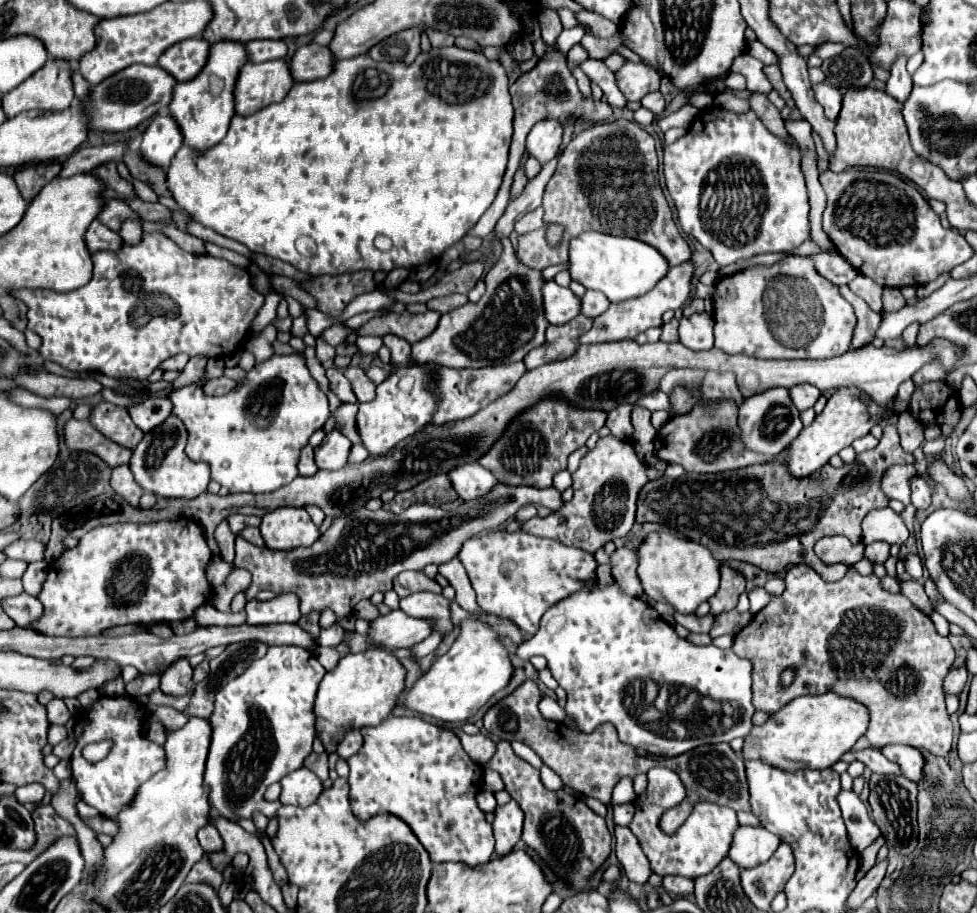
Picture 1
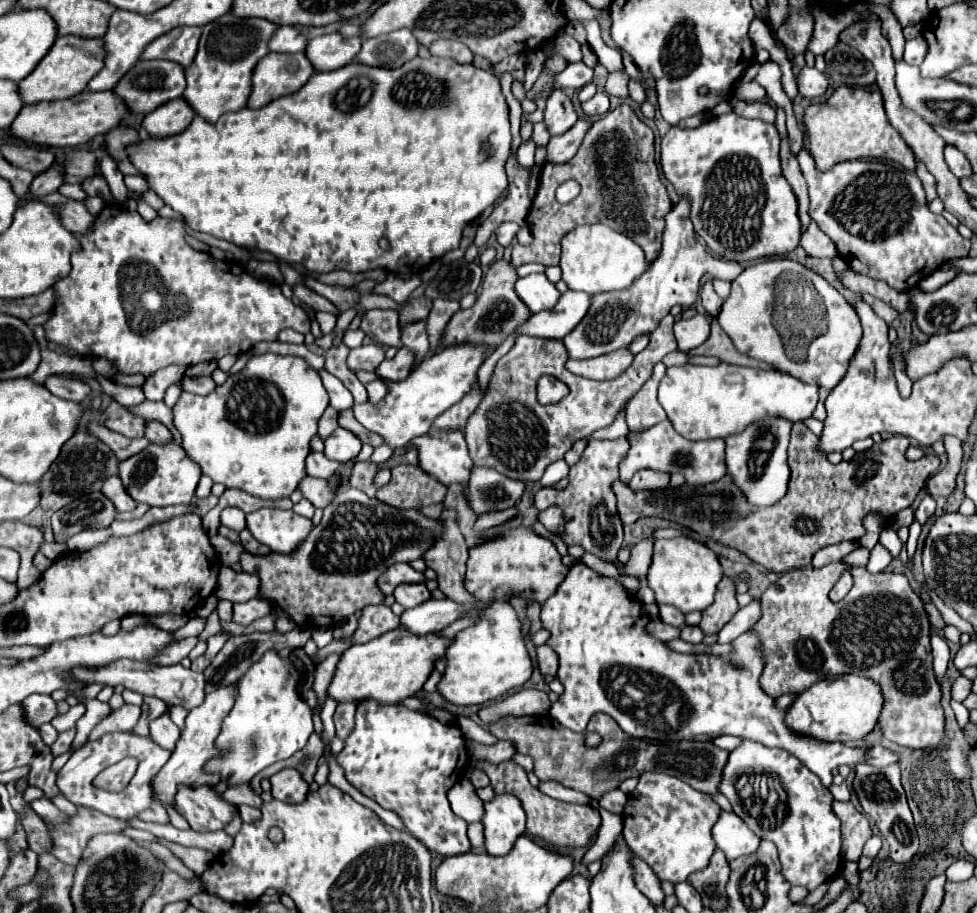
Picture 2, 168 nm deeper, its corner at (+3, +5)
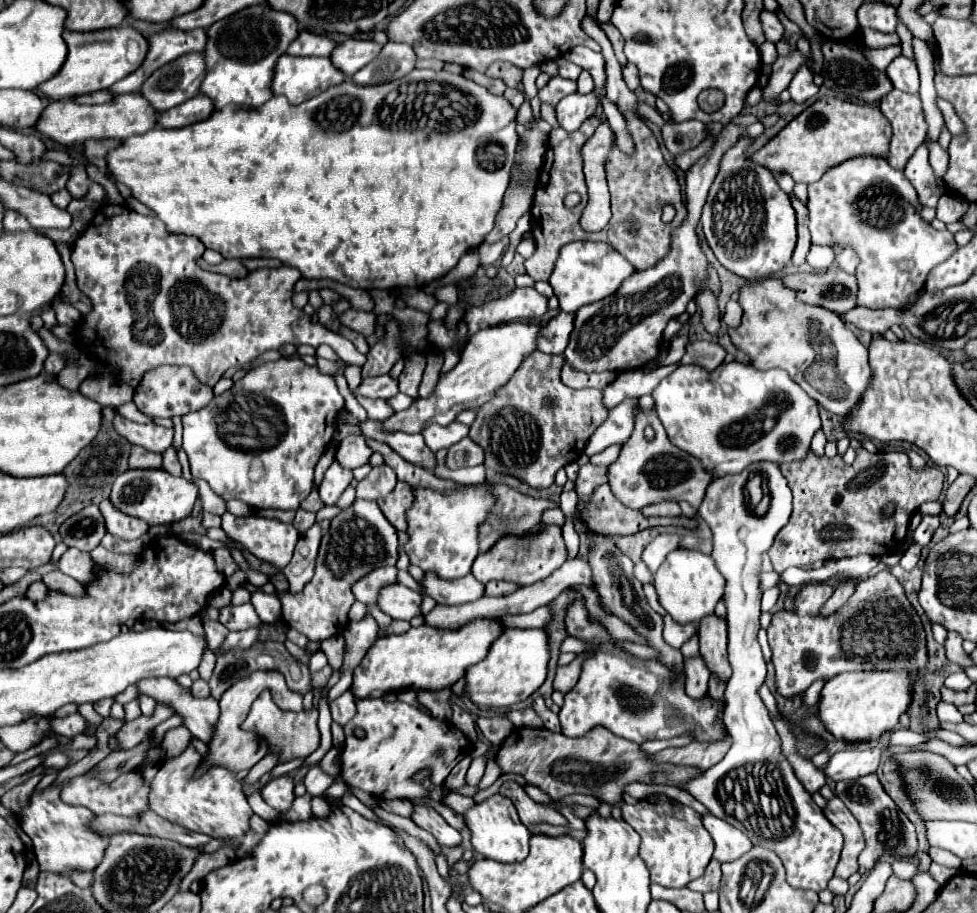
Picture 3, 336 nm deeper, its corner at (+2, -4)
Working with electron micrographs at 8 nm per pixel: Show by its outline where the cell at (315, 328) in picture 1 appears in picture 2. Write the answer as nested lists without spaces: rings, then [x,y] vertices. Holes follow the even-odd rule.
[[[316,313],[316,319],[318,319],[318,323],[320,323],[322,335],[332,333],[332,329],[334,329],[334,325],[336,325],[336,315],[332,315],[332,313]]]

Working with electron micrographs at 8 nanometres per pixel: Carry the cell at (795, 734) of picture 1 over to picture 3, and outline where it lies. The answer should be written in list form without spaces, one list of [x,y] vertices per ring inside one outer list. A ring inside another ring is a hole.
[[[845,672],[831,678],[819,698],[817,716],[825,728],[845,742],[875,742],[887,730],[893,730],[899,716],[911,704],[911,682],[907,672]]]

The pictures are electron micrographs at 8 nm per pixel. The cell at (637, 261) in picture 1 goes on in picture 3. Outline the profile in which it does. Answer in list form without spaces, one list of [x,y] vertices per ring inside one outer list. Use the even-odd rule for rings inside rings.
[[[571,242],[561,248],[555,270],[549,278],[549,284],[559,298],[563,312],[577,312],[585,304],[603,300],[619,290],[623,280],[635,272],[635,266],[607,242]]]

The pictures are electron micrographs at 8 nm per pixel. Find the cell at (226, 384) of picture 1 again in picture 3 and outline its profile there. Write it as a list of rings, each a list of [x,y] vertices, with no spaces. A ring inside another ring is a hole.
[[[159,366],[147,372],[147,376],[139,384],[139,390],[135,390],[133,396],[133,402],[137,404],[139,412],[147,416],[159,416],[159,418],[185,416],[187,412],[207,406],[211,400],[213,400],[213,390],[193,380],[193,374],[187,368],[179,368],[179,366]]]

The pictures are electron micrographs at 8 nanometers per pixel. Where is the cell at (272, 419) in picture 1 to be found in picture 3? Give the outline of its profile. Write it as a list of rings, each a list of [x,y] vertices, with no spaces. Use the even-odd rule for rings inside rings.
[[[299,356],[279,358],[277,362],[251,368],[227,392],[215,396],[209,406],[183,416],[183,450],[189,456],[191,474],[207,480],[211,490],[223,500],[237,498],[259,510],[297,510],[299,502],[311,492],[313,468],[335,434],[341,408],[343,398],[333,378],[321,374],[315,366],[307,366]],[[255,456],[263,464],[263,476],[259,480],[249,480],[247,472]]]

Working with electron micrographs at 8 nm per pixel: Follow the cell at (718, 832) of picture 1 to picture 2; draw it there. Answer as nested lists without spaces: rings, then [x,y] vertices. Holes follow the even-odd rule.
[[[646,773],[628,795],[622,835],[636,857],[648,863],[658,879],[680,883],[686,881],[690,873],[708,867],[716,849],[710,829],[716,823],[718,813],[720,807],[706,793],[700,793],[670,775]]]

